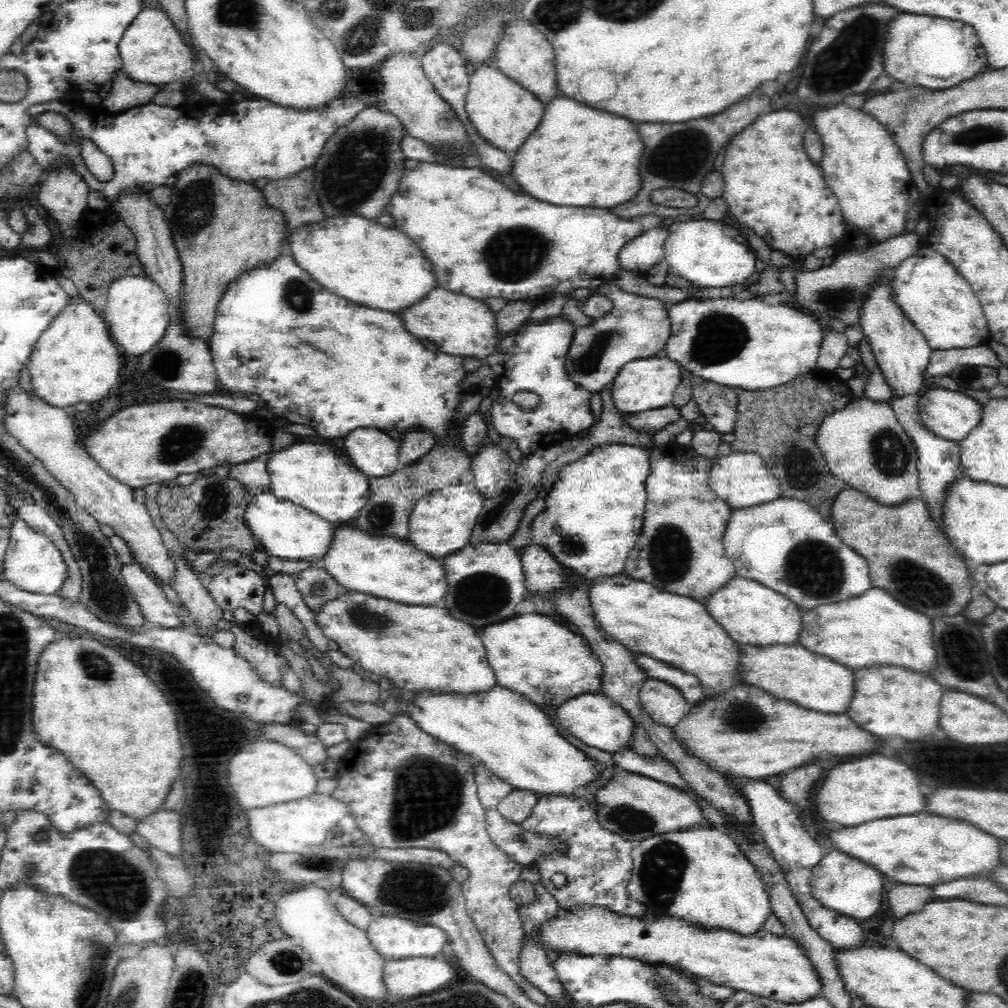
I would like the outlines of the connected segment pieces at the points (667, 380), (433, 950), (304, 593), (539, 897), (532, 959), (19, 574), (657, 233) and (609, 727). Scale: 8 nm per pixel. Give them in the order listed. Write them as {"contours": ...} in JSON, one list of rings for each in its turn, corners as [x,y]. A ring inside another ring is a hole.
{"contours":[[[[650,357],[626,362],[610,383],[611,400],[623,415],[638,414],[673,404],[676,386],[684,377],[681,366],[668,357]]],[[[379,916],[372,917],[365,933],[368,942],[376,952],[382,955],[384,960],[394,961],[405,958],[416,958],[420,956],[434,956],[443,952],[446,945],[446,934],[434,926],[422,925],[410,921],[410,919]]],[[[320,565],[291,575],[304,602],[312,609],[326,600],[334,599],[346,589],[338,584]]],[[[540,884],[536,886],[536,895],[532,901],[521,905],[518,909],[520,918],[525,924],[524,932],[532,932],[536,926],[540,926],[546,918],[554,916],[558,912],[559,902],[550,892]]],[[[536,945],[524,947],[521,950],[520,966],[520,972],[536,988],[545,992],[551,1000],[565,1003],[562,983],[556,976],[551,960],[546,958],[546,953],[540,947]]],[[[18,516],[12,521],[9,546],[2,564],[5,567],[2,573],[4,580],[31,593],[60,595],[66,580],[69,579],[69,566],[63,552],[47,536],[38,534]]],[[[656,226],[647,230],[642,236],[639,236],[636,240],[629,242],[625,249],[622,249],[621,260],[624,263],[624,269],[626,271],[631,271],[632,273],[646,275],[648,268],[660,263],[663,259],[664,242],[668,236],[667,226],[660,227]]],[[[600,690],[582,692],[564,700],[557,706],[557,718],[570,734],[589,747],[612,754],[629,743],[632,721],[628,713]]]]}

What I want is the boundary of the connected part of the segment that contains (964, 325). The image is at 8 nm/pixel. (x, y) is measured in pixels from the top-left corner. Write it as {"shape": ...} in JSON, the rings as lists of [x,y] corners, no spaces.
{"shape":[[[920,246],[894,270],[896,303],[922,334],[932,350],[965,349],[988,338],[988,324],[971,286],[942,255]]]}

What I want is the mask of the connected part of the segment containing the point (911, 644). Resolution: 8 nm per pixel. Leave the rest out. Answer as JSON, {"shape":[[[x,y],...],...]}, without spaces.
{"shape":[[[870,588],[856,598],[803,610],[796,642],[804,649],[851,670],[870,664],[896,664],[927,672],[935,664],[931,621],[914,610],[904,608],[886,590]]]}

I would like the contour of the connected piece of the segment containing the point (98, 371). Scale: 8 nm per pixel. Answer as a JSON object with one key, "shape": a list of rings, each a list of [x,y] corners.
{"shape":[[[82,295],[74,296],[50,320],[46,330],[38,338],[27,360],[33,391],[40,394],[42,399],[60,408],[72,408],[77,403],[90,404],[106,399],[110,390],[118,386],[118,376],[122,368],[122,350],[112,340],[108,324],[103,317],[102,310],[86,301]]]}

